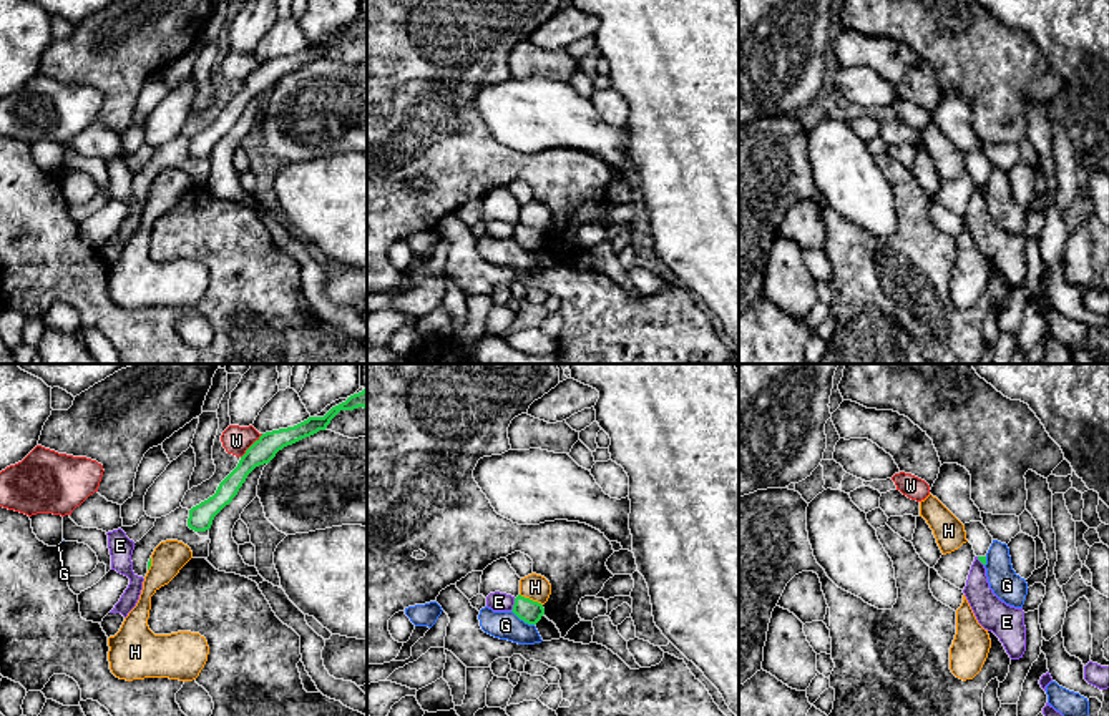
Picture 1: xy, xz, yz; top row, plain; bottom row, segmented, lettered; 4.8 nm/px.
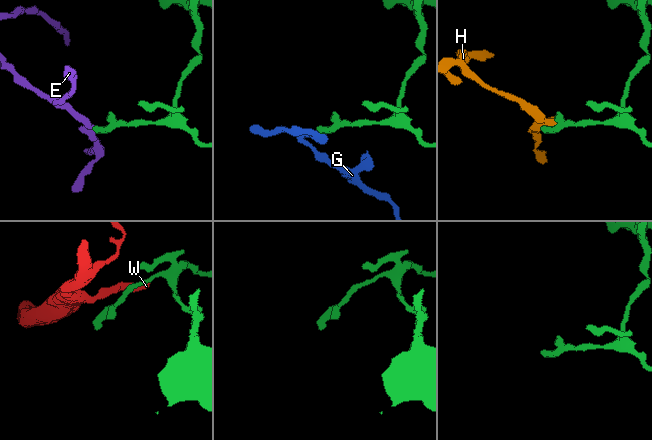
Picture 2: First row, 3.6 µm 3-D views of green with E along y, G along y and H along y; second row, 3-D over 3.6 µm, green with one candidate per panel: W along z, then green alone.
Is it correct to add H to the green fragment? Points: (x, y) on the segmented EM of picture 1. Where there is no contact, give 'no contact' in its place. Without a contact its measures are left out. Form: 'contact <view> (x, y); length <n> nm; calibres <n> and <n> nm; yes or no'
contact xz (532, 600); length 130 nm; calibres 110 and 130 nm; no

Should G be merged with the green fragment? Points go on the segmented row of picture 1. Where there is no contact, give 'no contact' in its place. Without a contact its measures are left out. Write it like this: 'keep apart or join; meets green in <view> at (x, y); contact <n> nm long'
keep apart; meets green in xz at (523, 620); contact 130 nm long

